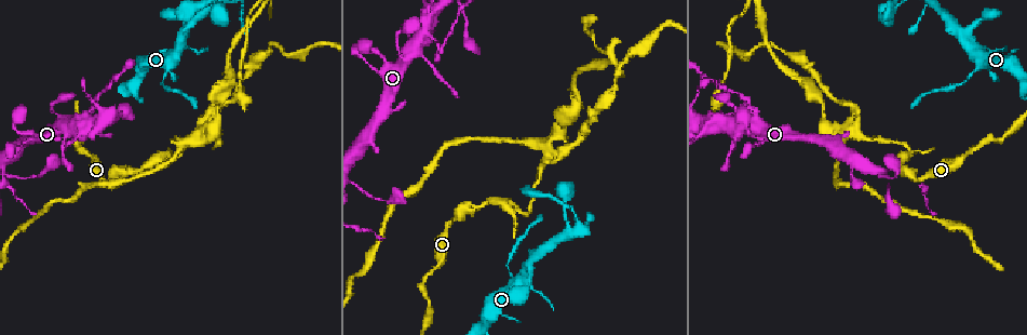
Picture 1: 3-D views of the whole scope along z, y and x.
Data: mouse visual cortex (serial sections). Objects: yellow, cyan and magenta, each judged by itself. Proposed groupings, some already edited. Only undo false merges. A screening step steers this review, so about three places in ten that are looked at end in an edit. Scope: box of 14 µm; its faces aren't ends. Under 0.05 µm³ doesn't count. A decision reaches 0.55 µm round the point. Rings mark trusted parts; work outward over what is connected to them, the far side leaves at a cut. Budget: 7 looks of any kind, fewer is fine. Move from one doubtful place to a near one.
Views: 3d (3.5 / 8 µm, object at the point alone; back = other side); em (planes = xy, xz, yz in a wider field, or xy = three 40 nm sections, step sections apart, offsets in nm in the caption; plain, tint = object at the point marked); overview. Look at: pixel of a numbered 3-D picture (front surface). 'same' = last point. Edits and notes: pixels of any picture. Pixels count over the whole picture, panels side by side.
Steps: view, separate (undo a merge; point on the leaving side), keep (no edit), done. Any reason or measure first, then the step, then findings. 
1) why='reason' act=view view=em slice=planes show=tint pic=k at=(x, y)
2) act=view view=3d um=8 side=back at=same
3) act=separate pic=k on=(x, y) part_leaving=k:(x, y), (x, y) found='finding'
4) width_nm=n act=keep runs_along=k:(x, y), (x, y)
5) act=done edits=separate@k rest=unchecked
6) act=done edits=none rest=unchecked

why='sudden change in width' act=view view=3d um=3.5 pic=1 at=(908, 153)

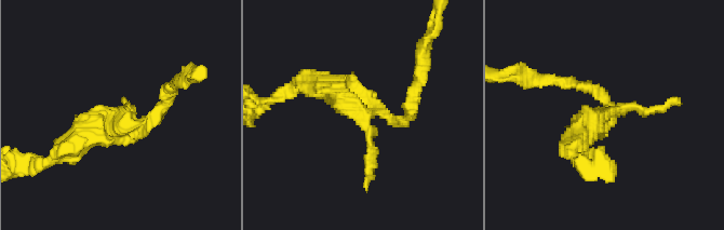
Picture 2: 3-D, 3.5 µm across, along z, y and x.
act=view view=em slice=xy step=3 show=tint pic=2 at=(600, 116)

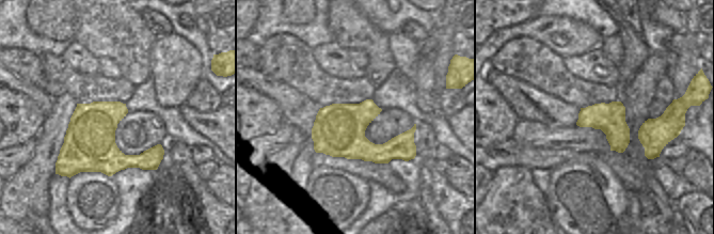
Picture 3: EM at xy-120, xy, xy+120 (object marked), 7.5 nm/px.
act=keep runs_along=2:(63, 149), (109, 116), (146, 123), (169, 93) found='one cell here'

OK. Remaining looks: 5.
why='looks like a crossing' act=view view=3d um=3.5 pic=1 at=(545, 151)

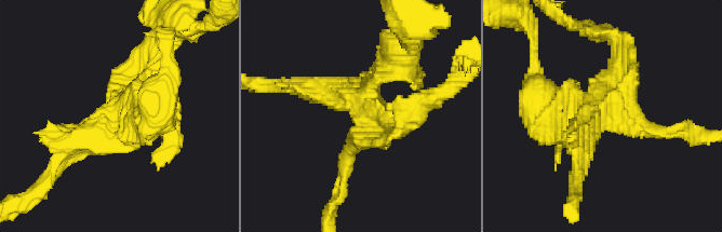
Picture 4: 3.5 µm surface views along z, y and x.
act=view view=em slice=planes show=tint pic=4 at=(120, 109)

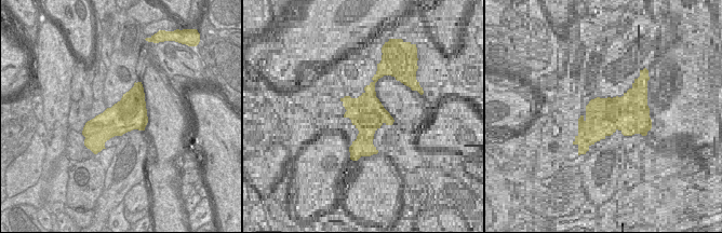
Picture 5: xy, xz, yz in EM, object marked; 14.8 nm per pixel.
why='cut it another way' act=view view=em slice=xy step=5 show=tint at=same

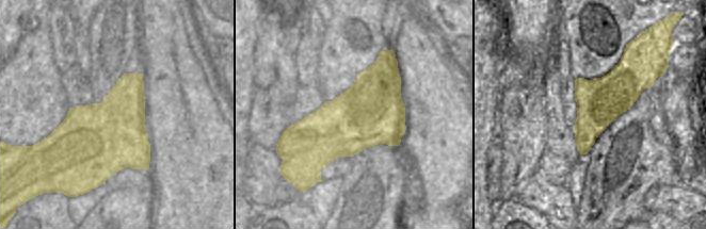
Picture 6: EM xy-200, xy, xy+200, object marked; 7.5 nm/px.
act=separate pic=4 on=(535, 119) part_leaving=4:(124, 120), (147, 133), (164, 83) found='two cells meet here'

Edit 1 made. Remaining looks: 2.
act=done edits=separate@4 rest=unchecked

